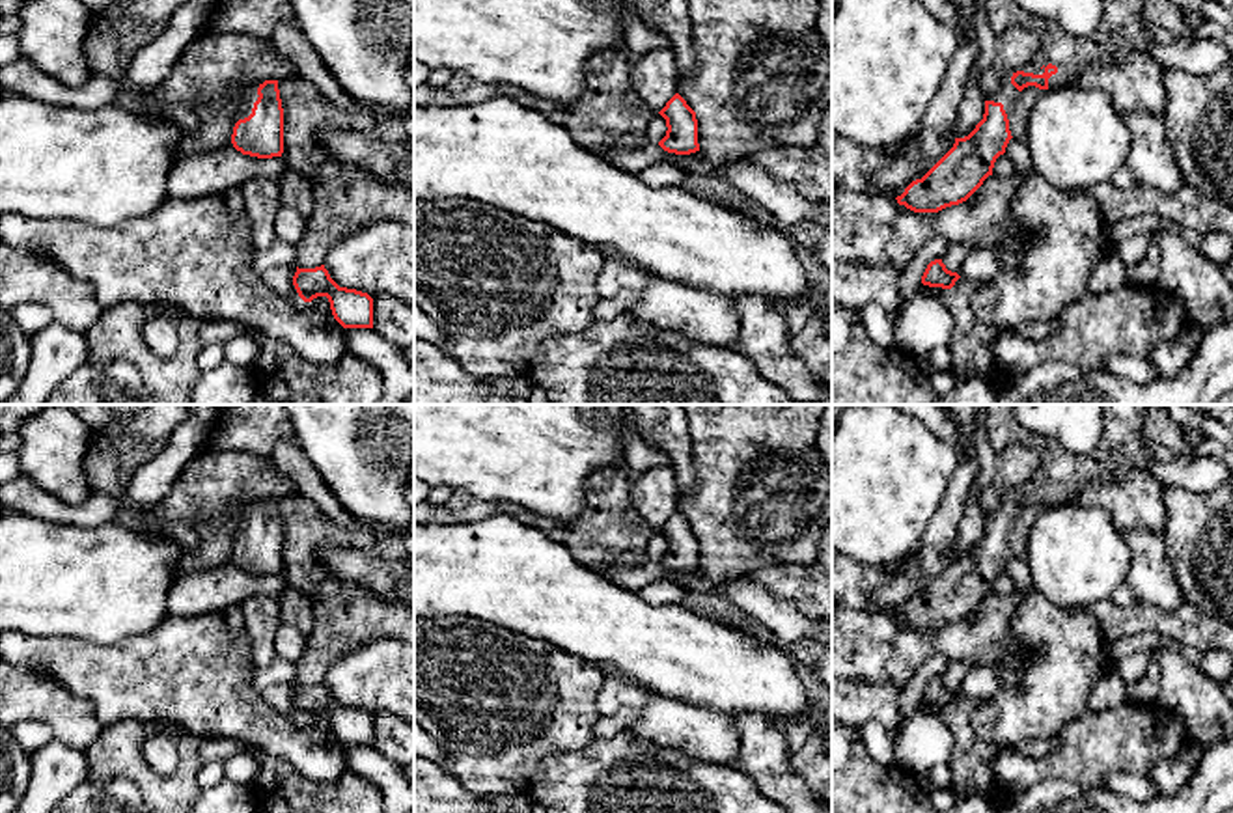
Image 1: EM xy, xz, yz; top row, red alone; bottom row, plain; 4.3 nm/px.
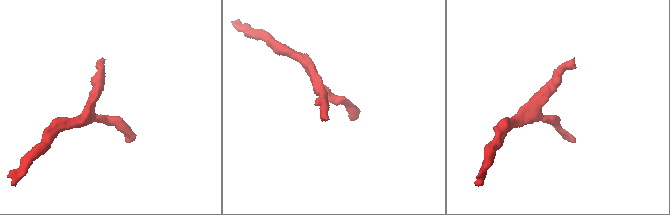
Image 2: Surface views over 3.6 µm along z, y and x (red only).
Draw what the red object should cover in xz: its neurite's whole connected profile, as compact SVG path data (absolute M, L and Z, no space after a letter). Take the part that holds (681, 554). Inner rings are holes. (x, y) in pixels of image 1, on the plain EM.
M675 511L658 530L666 537L666 554L658 563L675 572L690 572L700 569L696 530L686 518Z

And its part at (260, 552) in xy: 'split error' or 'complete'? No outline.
split error

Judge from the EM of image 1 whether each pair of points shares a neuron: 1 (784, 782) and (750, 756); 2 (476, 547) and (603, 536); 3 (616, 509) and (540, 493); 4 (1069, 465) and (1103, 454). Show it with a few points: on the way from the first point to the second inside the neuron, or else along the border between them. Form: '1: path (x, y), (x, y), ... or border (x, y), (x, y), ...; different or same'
1: path (776, 776), (758, 757); same
2: border (513, 519), (543, 530), (588, 565); different
3: border (610, 465), (592, 476), (584, 511), (549, 519); different
4: path (1077, 465), (1092, 465), (1095, 461); same

